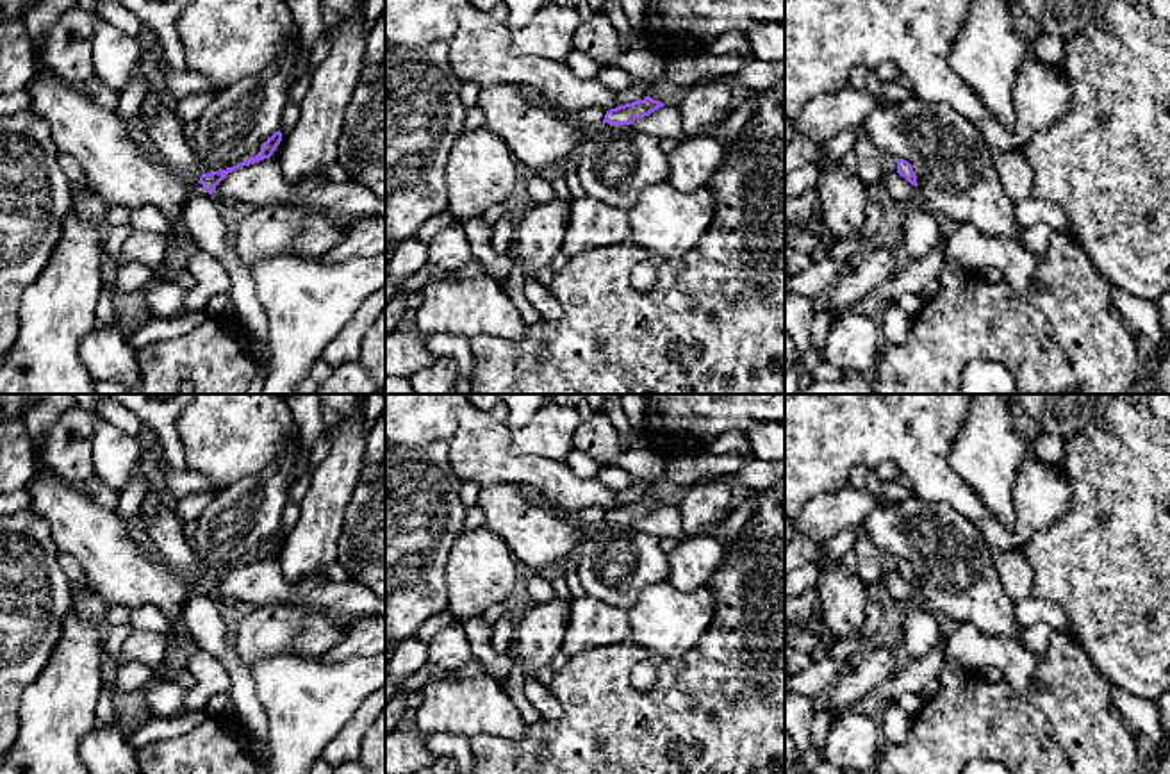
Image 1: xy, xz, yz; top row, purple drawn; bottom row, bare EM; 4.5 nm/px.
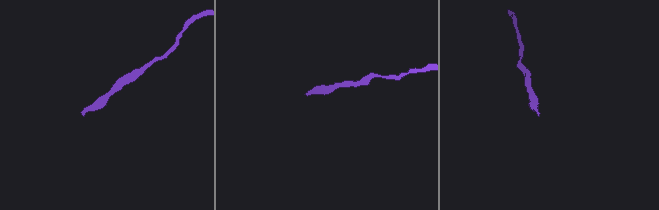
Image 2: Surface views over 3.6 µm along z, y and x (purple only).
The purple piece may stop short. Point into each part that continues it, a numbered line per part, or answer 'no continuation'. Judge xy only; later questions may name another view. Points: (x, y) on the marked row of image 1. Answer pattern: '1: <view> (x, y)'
1: xy (122, 173)

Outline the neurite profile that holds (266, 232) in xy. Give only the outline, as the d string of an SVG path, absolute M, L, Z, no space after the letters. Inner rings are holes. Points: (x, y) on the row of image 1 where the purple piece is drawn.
M303 207L253 209L232 234L232 248L251 269L257 262L291 253L319 259L346 237L346 221Z

